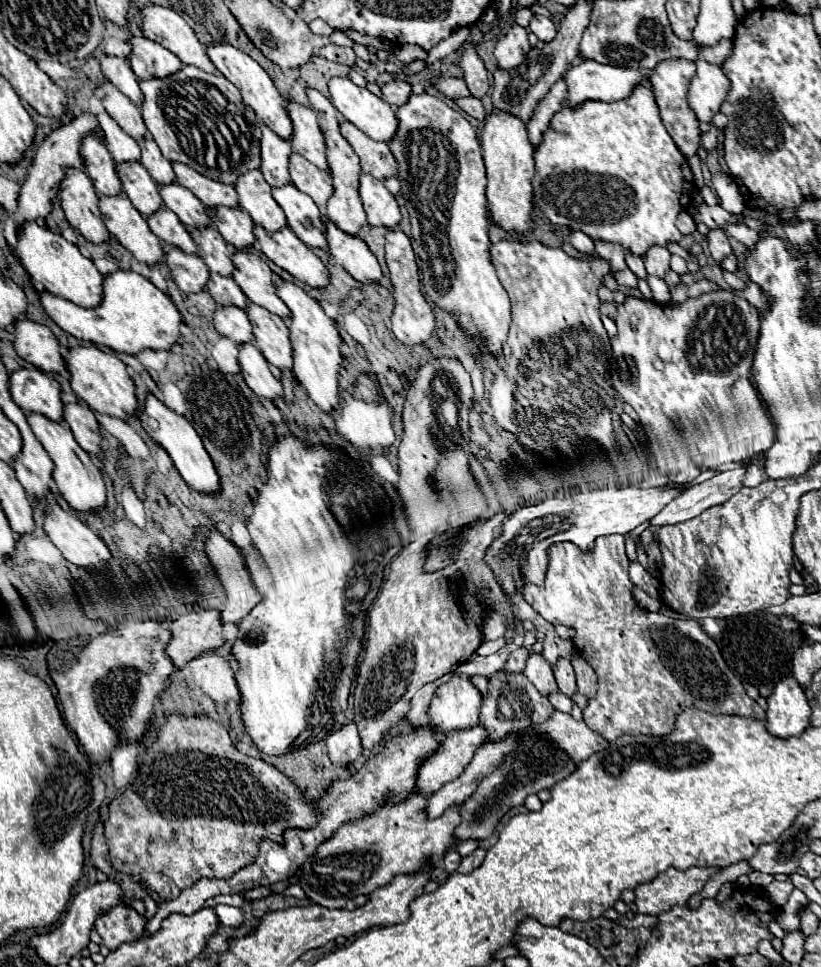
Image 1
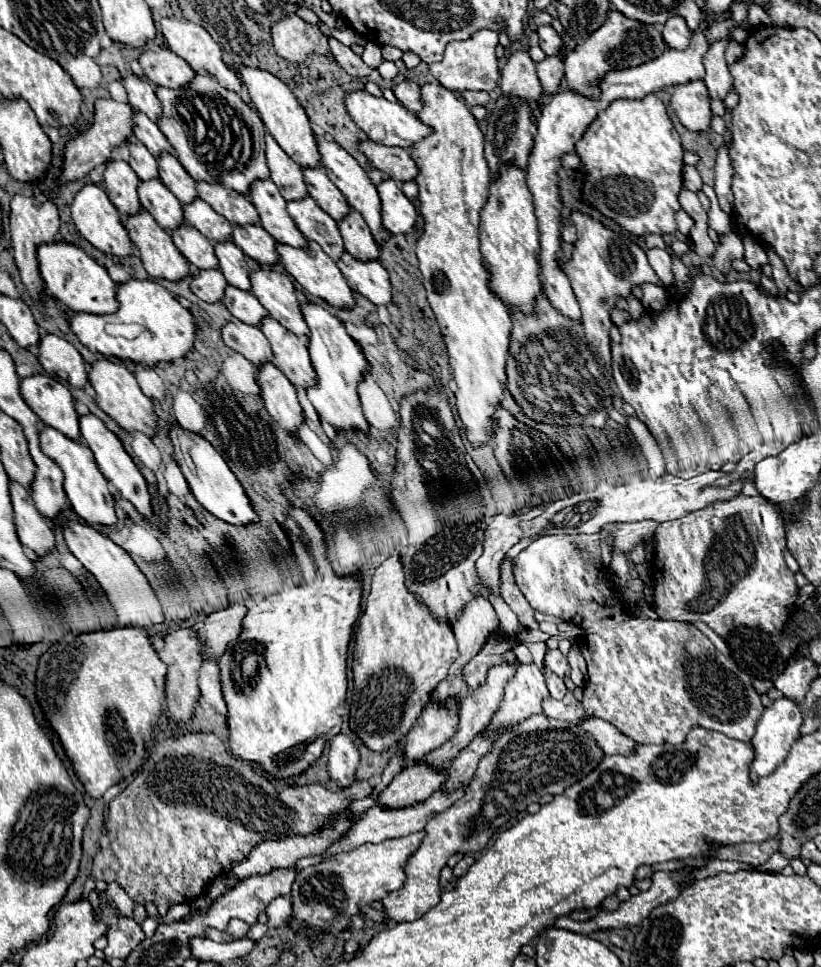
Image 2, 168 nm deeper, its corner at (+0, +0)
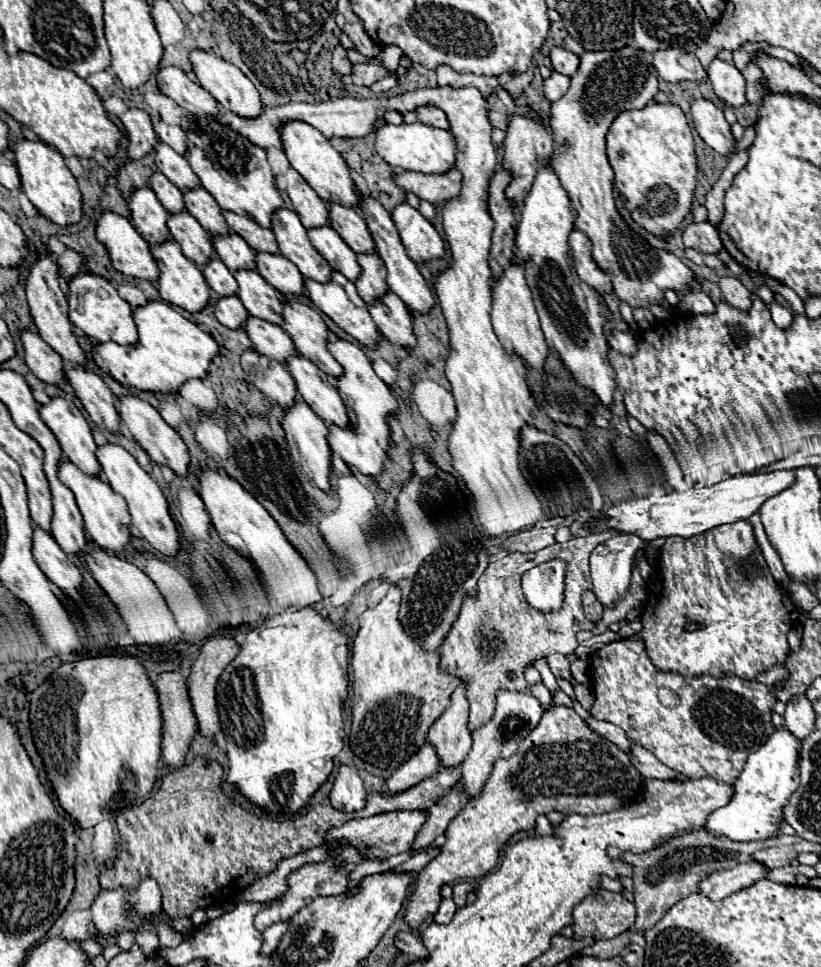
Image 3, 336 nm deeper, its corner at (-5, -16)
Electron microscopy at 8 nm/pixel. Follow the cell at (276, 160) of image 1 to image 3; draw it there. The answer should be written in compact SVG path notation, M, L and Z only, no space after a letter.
M294 170L276 176L276 186L284 198L284 206L296 212L304 224L304 228L320 228L330 224L328 220L328 204L306 184L306 180Z

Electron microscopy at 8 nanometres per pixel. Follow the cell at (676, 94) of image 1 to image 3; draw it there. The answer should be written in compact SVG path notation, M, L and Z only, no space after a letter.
M700 98L692 104L692 118L698 134L710 148L714 148L722 156L734 154L736 140L730 130L730 124L722 114L722 108L714 106L710 100Z

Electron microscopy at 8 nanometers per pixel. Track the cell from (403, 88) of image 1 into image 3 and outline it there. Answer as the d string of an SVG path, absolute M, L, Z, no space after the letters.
M422 106L422 108L416 110L416 114L418 114L418 120L422 124L434 126L434 128L450 128L446 114L436 106Z

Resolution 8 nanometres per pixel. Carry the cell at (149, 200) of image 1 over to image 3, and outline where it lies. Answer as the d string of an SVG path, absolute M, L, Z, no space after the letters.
M188 212L170 214L168 228L174 240L182 246L182 252L188 260L196 262L198 266L204 266L208 264L208 260L212 260L212 236L208 230L200 226L200 222L194 216L190 216Z

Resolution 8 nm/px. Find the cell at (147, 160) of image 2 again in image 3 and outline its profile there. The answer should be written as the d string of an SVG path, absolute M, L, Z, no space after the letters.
M156 172L150 178L150 188L156 192L158 200L164 204L164 208L172 214L172 212L184 212L184 200L182 200L182 192L180 188L176 188L164 174Z

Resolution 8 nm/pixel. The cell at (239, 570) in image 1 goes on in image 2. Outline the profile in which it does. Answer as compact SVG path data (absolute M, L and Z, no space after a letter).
M239 604L223 612L213 612L199 624L199 638L207 646L207 656L221 656L227 644L239 638L245 614L247 608Z

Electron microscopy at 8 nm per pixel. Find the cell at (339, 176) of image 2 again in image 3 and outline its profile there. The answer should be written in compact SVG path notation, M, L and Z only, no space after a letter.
M362 196L362 206L360 206L360 208L362 208L362 212L364 212L364 216L366 216L366 222L368 222L368 228L370 228L372 236L374 236L378 254L380 254L380 258L384 260L386 268L388 268L388 278L386 278L386 280L388 280L390 290L400 296L400 300L408 306L408 310L410 310L412 314L422 314L422 316L430 314L432 308L436 306L434 294L430 292L424 276L422 276L420 270L418 270L418 266L416 266L416 264L408 258L408 254L404 252L400 234L398 234L394 222L392 222L390 214L384 212L384 208L380 208L380 204L378 204L374 198L370 198L370 196Z

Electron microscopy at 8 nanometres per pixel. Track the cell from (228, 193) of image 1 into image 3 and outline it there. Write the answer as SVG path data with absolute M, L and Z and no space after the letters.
M224 210L222 214L226 216L228 226L236 234L240 234L252 246L252 250L278 254L278 244L276 244L276 238L274 238L272 230L264 230L254 220L246 218L246 216L240 216L240 214L234 214L234 212L228 212L228 210Z

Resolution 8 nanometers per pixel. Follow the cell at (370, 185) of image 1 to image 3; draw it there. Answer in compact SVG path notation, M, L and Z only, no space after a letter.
M406 202L398 204L392 212L392 220L400 232L406 254L414 262L428 262L444 256L446 248L442 236L418 210Z

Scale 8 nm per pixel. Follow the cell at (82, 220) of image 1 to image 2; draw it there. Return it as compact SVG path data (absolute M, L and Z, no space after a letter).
M87 184L83 186L75 198L73 198L73 204L71 204L71 218L79 230L79 234L91 242L97 250L101 252L109 252L109 254L115 254L115 256L129 256L133 252L131 248L131 240L127 236L127 230L121 226L119 222L119 212L117 208L109 202L107 194L103 188L95 186L95 184Z

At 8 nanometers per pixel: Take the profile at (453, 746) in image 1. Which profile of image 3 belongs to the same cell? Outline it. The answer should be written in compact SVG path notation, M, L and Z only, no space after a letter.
M396 810L396 812L376 814L376 816L370 816L370 818L354 818L340 828L330 828L324 834L324 846L328 848L330 856L340 854L342 844L350 844L368 860L386 860L394 854L406 852L410 848L410 844L414 842L416 834L418 834L418 830L422 828L424 822L426 822L426 814L420 812L420 810L412 810L412 812Z

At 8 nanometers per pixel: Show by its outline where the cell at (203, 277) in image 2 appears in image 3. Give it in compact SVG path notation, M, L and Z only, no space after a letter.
M236 296L220 298L214 306L214 314L220 324L232 330L242 328L244 320L248 320L248 310L244 308L244 304L240 304L240 300L236 300Z

